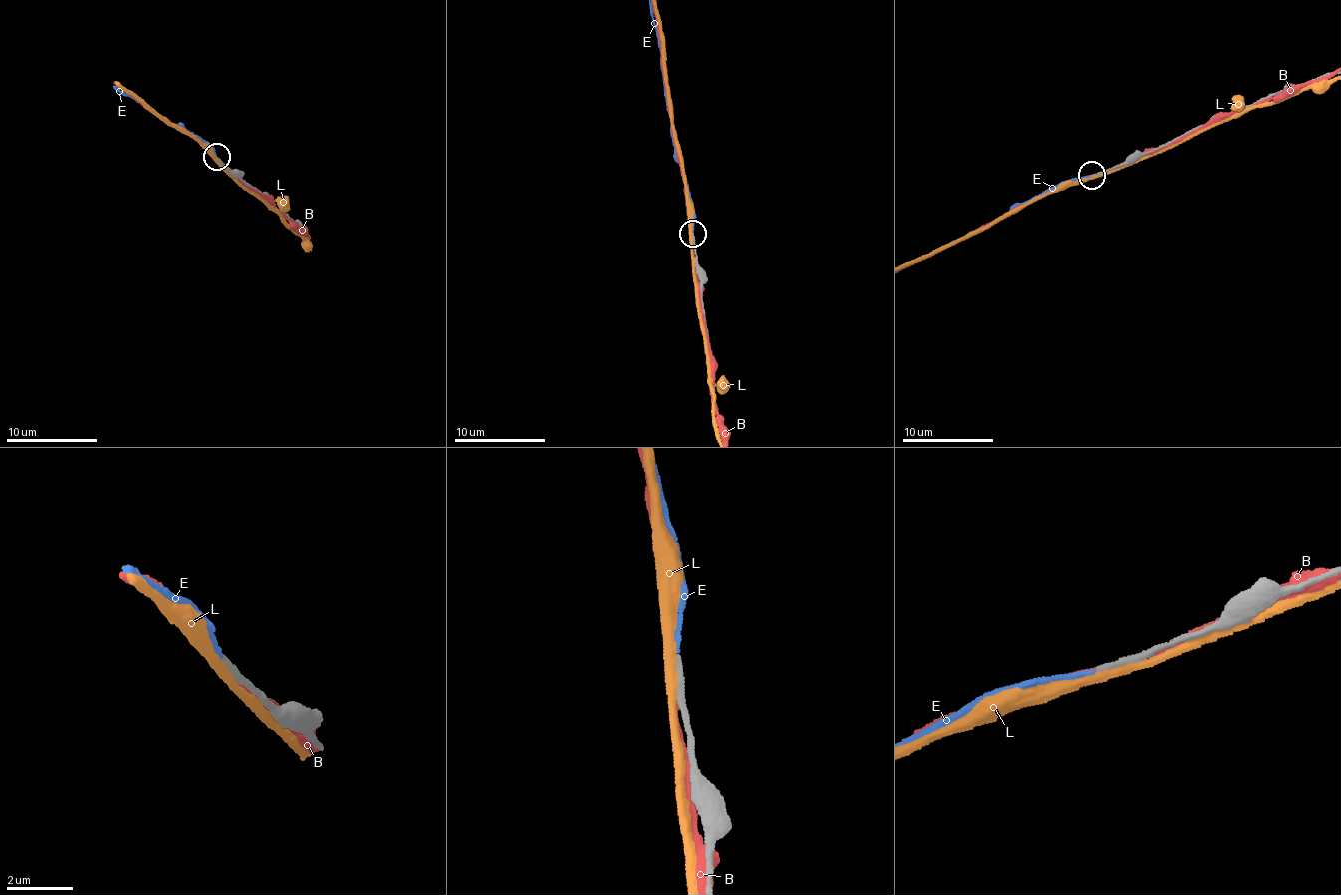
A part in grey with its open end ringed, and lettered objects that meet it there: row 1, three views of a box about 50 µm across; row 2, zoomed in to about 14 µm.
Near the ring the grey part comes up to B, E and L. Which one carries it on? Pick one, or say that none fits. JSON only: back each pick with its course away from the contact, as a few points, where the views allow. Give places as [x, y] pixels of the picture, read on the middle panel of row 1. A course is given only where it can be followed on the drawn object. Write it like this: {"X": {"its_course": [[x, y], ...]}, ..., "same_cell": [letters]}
{"same_cell": ["E"]}

